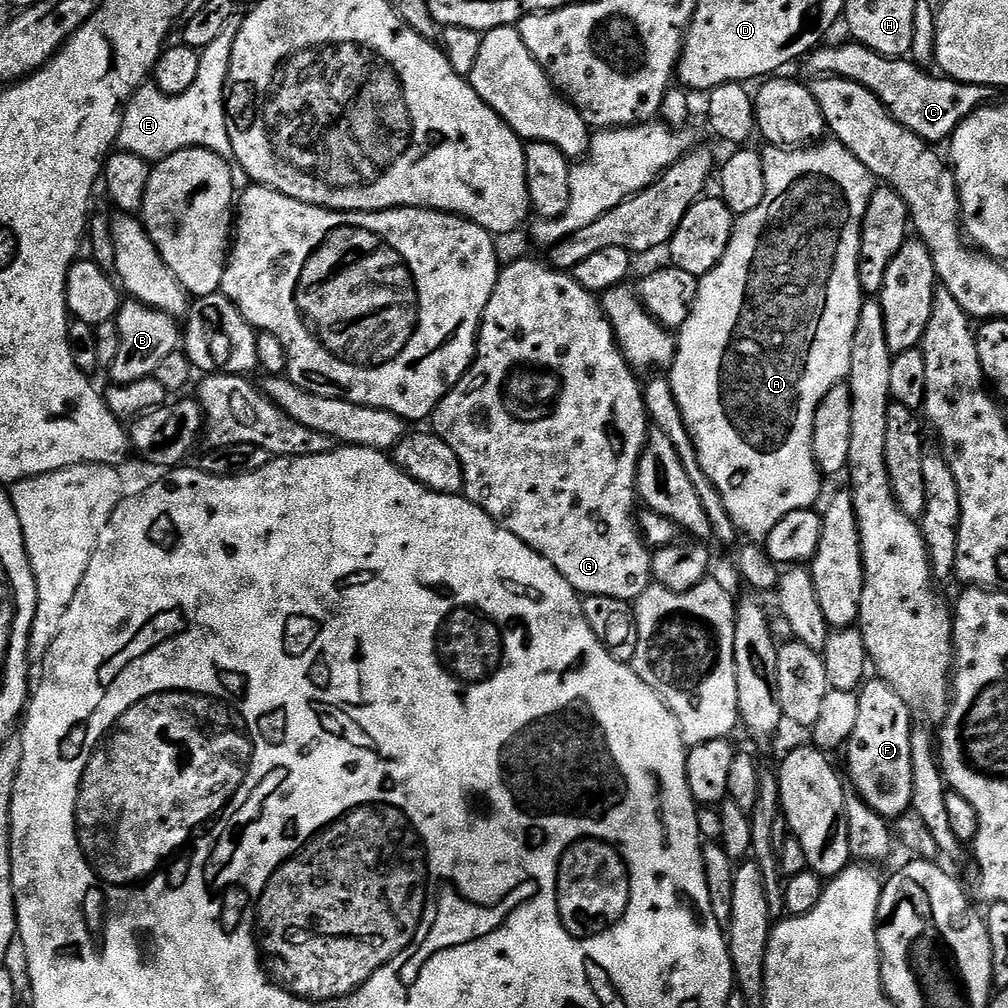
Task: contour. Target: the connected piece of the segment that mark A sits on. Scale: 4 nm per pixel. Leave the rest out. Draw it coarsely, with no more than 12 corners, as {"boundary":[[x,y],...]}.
{"boundary":[[763,149],[670,381],[737,529],[812,508],[872,173]]}

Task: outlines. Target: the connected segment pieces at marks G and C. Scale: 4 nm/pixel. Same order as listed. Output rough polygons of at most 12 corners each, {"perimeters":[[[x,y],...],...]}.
{"perimeters":[[[504,264],[431,427],[576,592],[653,583],[601,301]],[[855,42],[821,46],[816,76],[866,86],[936,146],[994,96]]]}

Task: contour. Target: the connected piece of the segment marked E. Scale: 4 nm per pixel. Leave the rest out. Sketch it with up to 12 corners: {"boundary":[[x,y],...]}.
{"boundary":[[235,31],[200,52],[194,86],[141,84],[119,147],[149,162],[184,148],[235,161],[224,113]]}

